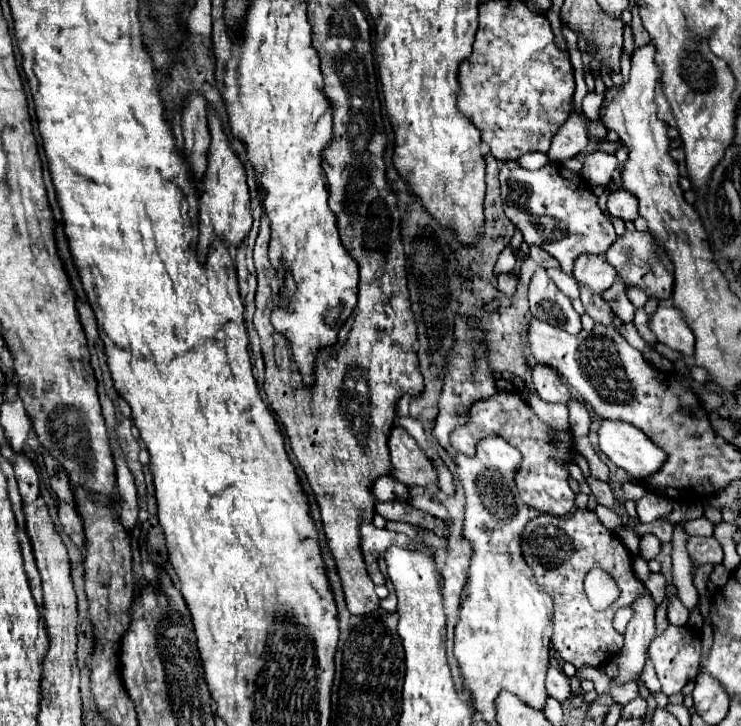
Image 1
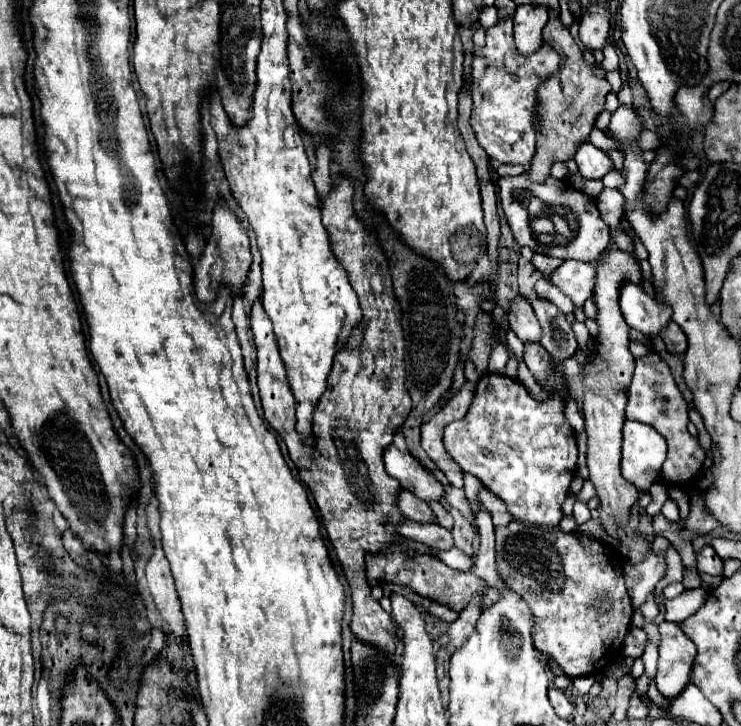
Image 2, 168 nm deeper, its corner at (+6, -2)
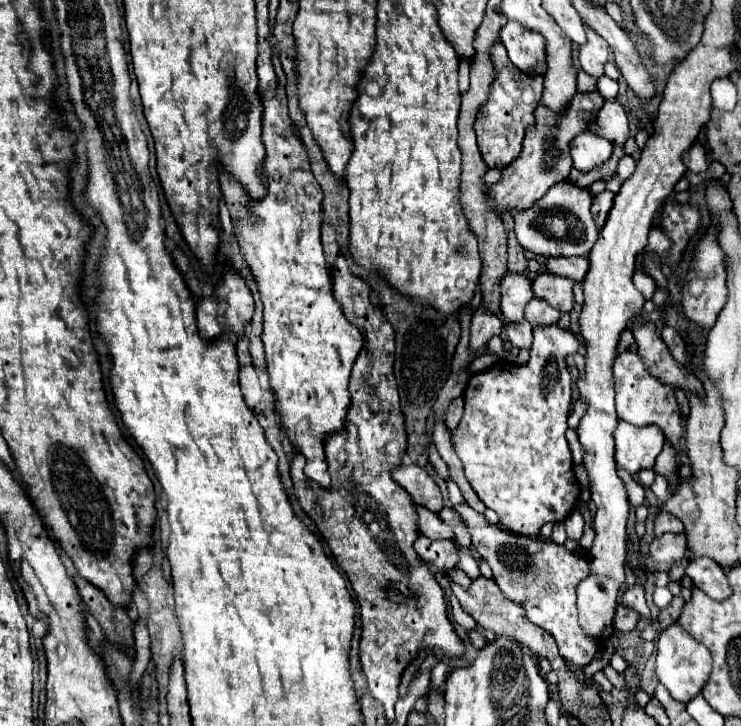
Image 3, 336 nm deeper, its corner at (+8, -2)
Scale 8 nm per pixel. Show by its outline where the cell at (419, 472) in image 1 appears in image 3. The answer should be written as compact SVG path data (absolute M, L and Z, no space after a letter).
M402 465L394 469L392 479L412 497L416 505L422 505L434 513L440 513L444 509L442 493L426 469L418 465Z

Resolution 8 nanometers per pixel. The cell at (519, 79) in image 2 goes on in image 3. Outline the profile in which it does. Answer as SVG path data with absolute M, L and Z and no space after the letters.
M502 45L500 49L492 51L492 61L496 67L496 79L492 83L486 105L478 111L474 129L478 135L478 147L480 147L484 163L489 168L502 169L518 157L522 149L522 141L526 137L526 129L534 125L534 109L540 103L542 77L526 75L514 69Z

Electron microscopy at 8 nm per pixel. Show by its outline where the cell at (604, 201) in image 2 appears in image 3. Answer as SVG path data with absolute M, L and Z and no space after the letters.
M602 191L600 195L594 197L594 203L592 203L592 217L594 217L594 223L596 223L598 229L604 227L612 203L614 203L614 193L612 193L612 191Z

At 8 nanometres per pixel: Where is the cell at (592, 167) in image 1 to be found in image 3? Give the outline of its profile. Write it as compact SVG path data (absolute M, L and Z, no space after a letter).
M584 131L570 141L570 157L574 167L580 171L590 171L602 165L604 161L610 159L610 155L612 155L612 143L602 137L596 137L590 131Z

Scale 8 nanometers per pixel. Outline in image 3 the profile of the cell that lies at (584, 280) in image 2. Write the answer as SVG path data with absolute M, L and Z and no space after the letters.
M542 273L536 277L532 289L534 297L546 301L548 305L556 307L562 313L568 313L574 305L574 293L572 293L574 281L566 277L558 277L552 273Z

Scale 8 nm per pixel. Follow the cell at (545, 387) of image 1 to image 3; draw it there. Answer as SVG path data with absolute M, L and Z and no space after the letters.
M526 321L520 323L504 323L506 335L510 339L510 343L518 349L530 349L532 345L532 327Z

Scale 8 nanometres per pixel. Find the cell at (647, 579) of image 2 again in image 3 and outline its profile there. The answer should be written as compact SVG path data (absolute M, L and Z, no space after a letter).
M686 531L664 533L650 543L650 559L660 563L682 561L686 557Z

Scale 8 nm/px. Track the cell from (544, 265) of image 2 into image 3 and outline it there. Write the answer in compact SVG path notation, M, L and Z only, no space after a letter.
M548 257L546 265L550 273L582 283L588 271L588 257Z

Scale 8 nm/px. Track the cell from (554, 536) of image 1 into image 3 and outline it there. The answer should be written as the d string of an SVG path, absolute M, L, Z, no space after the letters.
M466 503L454 509L462 515L468 531L472 533L472 545L494 571L494 579L502 593L524 607L528 621L546 629L556 639L560 655L566 661L582 667L588 665L596 655L598 643L582 635L576 611L576 587L588 575L588 559L584 555L568 553L562 545L552 541L518 537L498 525L490 525L482 513L476 513Z

